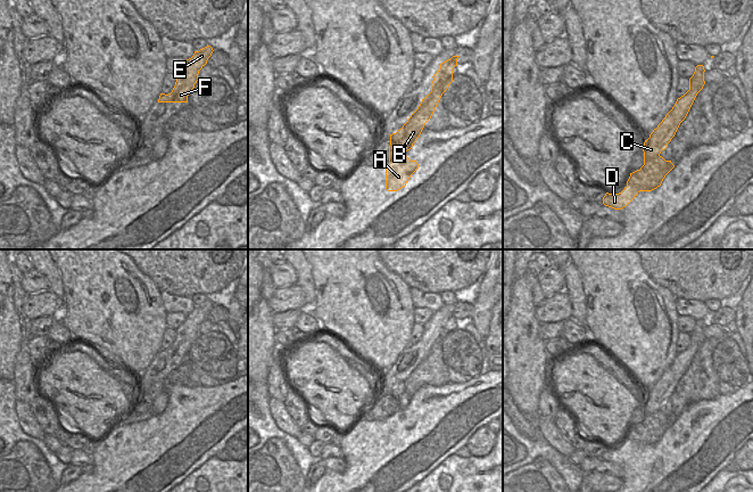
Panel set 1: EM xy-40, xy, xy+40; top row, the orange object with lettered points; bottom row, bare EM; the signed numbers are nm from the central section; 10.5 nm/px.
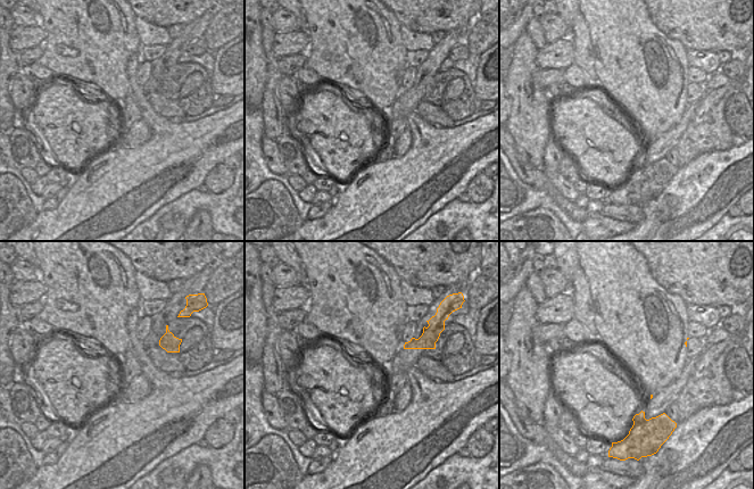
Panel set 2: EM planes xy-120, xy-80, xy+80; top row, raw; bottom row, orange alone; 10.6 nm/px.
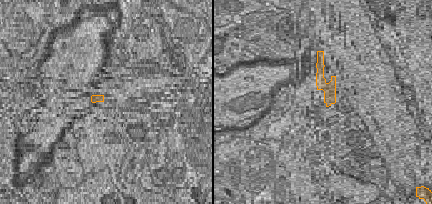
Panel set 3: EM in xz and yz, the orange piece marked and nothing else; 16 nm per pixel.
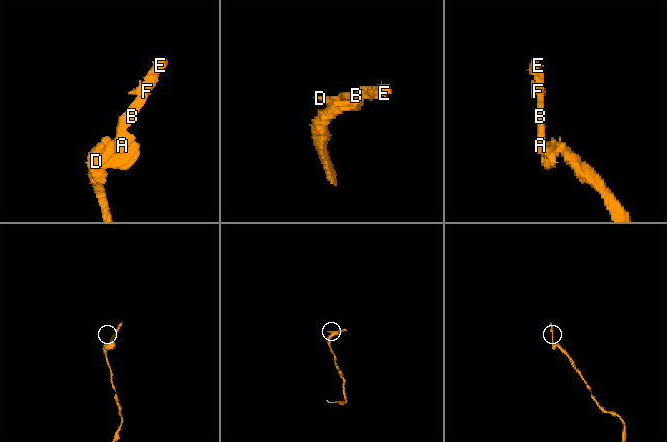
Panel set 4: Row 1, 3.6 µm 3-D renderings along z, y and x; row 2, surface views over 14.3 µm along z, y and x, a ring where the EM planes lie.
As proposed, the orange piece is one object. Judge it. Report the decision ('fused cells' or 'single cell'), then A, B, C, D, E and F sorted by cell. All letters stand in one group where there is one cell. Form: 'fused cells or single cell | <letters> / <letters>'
single cell | A B C D E F

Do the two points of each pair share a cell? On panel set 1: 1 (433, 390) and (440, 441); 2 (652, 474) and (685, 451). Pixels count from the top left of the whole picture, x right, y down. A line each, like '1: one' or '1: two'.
1: two
2: one

